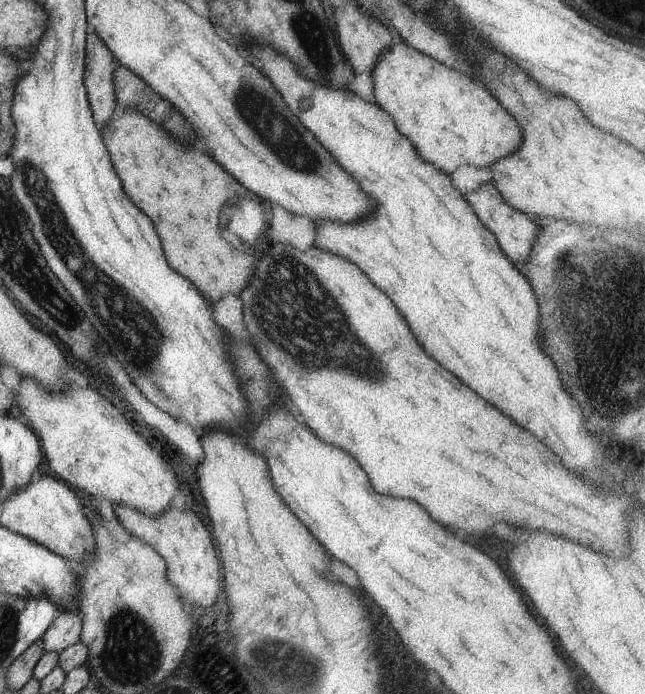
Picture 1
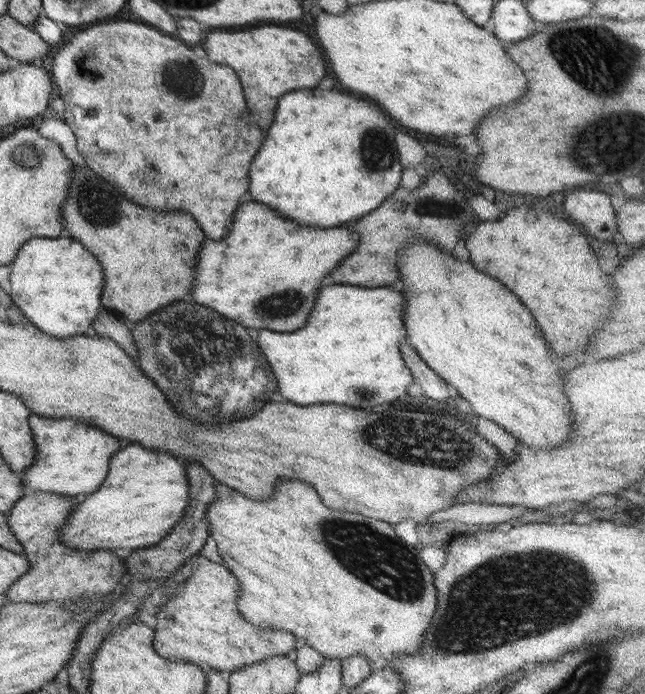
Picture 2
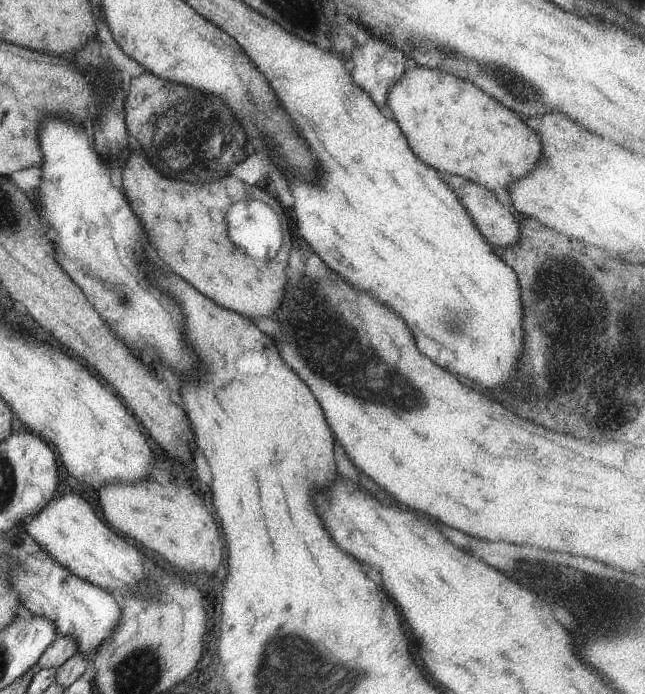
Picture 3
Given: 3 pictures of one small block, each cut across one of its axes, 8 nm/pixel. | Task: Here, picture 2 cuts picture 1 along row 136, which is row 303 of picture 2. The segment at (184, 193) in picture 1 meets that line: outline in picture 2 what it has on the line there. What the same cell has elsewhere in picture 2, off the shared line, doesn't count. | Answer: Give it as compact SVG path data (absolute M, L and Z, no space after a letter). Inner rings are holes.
M74 166L70 196L64 202L64 228L72 238L82 242L104 268L102 310L94 320L98 336L111 338L136 362L139 352L126 321L138 322L176 300L190 294L196 256L204 234L196 220L180 212L156 212L134 206L88 168ZM136 210L136 222L134 222ZM108 308L108 310L106 310ZM112 310L116 312L112 312Z

